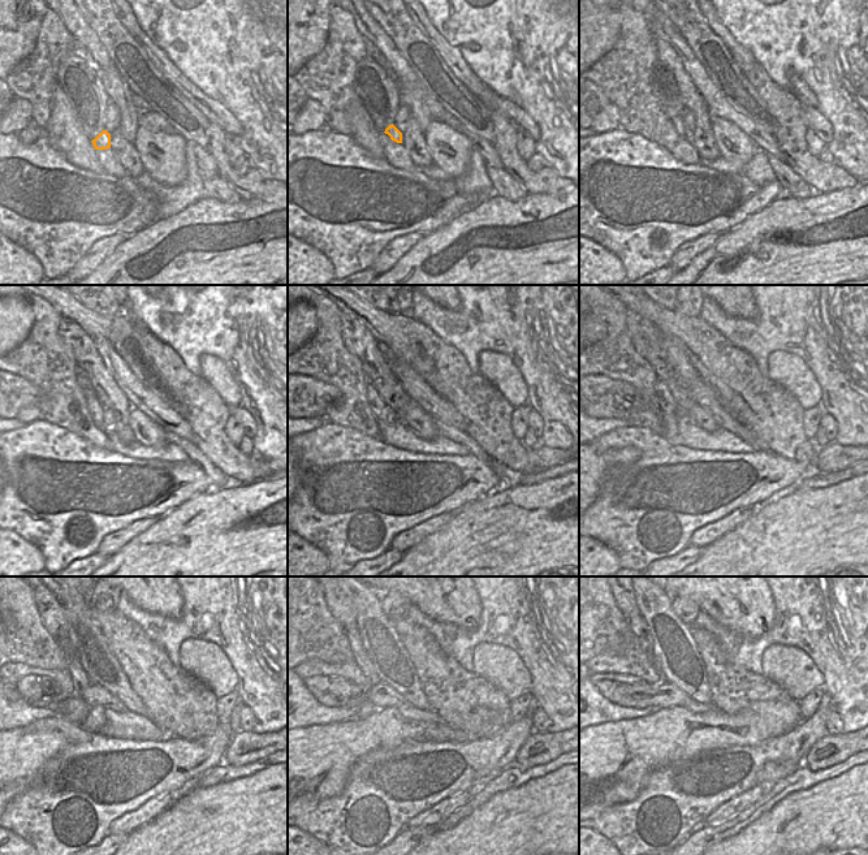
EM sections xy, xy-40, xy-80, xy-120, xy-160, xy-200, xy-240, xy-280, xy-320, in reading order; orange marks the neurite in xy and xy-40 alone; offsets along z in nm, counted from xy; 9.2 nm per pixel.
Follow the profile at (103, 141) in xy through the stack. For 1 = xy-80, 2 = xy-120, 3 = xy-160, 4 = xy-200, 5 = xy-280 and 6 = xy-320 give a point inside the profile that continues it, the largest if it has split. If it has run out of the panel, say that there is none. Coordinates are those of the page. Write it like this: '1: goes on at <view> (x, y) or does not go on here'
1: goes on at xy-80 (677, 121)
2: goes on at xy-120 (95, 410)
3: goes on at xy-160 (378, 406)
4: goes on at xy-200 (664, 396)
5: goes on at xy-280 (352, 631)
6: goes on at xy-320 (640, 630)

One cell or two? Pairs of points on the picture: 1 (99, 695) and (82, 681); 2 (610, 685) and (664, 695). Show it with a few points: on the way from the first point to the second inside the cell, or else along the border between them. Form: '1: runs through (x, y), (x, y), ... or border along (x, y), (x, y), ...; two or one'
1: border along (90, 682), (81, 698); two
2: runs through (623, 690), (640, 690), (651, 694); one

